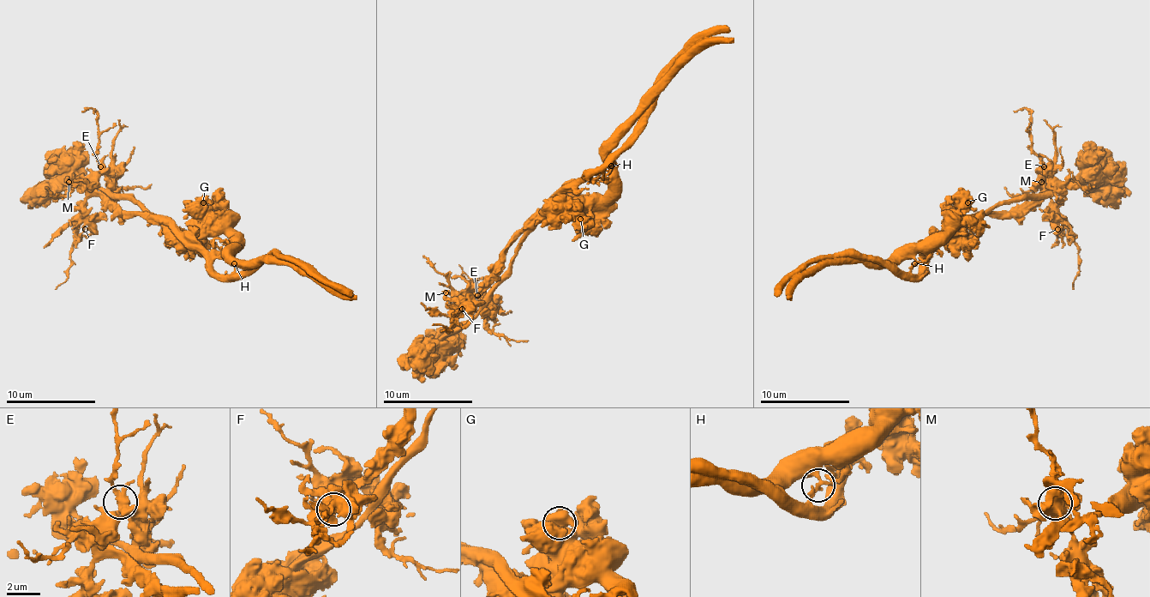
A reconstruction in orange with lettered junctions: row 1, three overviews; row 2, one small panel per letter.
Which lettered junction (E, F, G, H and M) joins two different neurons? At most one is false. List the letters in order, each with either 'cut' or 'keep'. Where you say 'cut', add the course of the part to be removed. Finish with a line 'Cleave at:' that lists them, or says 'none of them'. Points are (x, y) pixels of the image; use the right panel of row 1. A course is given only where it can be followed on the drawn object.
E: keep
F: keep
G: keep
H: cut | (913, 262), (919, 274), (954, 226), (985, 214), (1026, 214), (1048, 195), (1077, 247), (1073, 290)
M: keep
Cleave at: H

